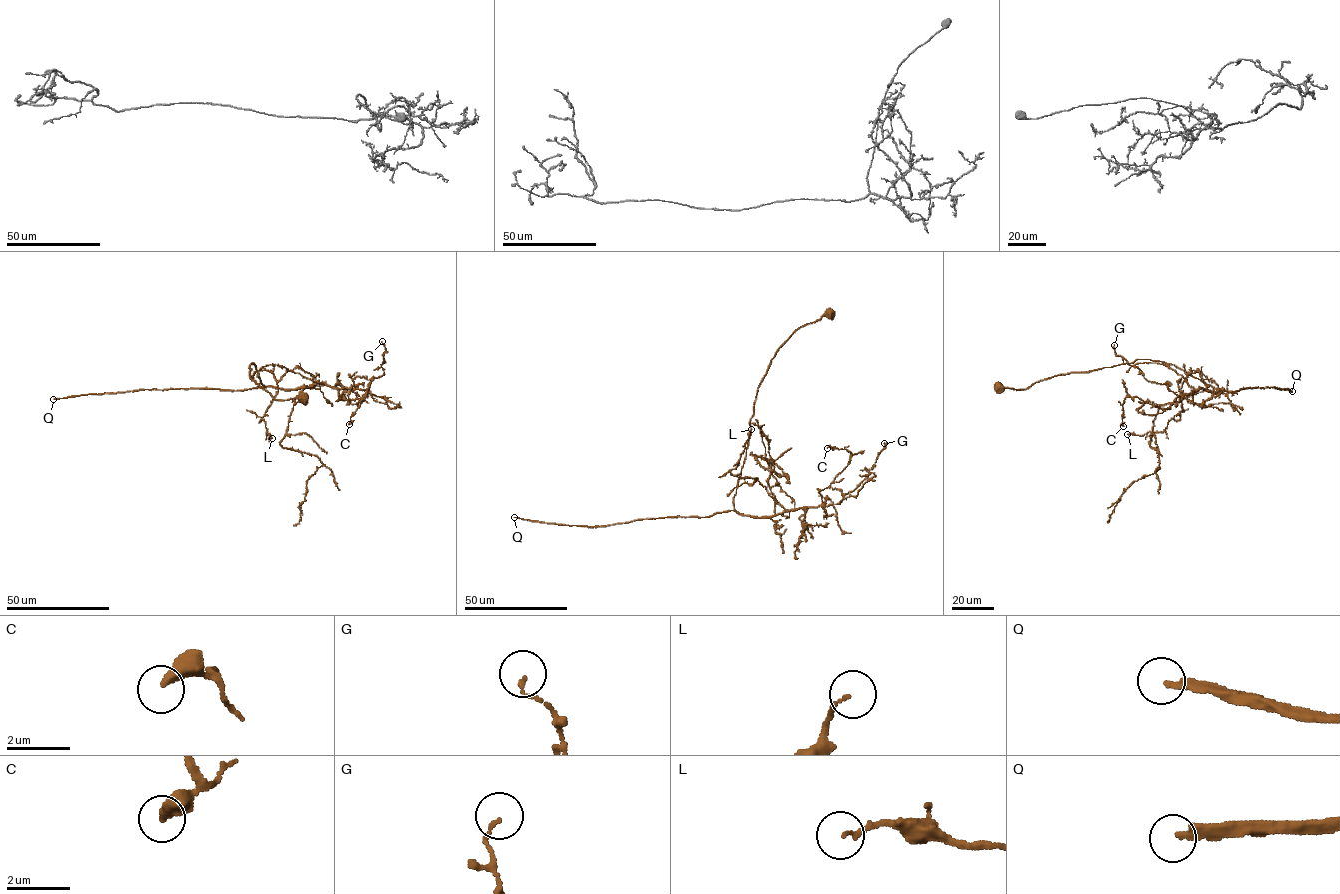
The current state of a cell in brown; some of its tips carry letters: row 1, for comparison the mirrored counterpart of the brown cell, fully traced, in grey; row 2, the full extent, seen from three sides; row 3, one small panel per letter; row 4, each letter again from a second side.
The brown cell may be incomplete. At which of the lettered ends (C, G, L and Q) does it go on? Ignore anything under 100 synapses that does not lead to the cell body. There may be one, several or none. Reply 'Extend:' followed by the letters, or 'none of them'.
Extend: Q

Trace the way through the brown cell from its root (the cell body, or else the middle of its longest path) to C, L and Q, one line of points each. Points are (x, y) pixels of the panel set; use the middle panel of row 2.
C: (829, 313), (794, 331), (759, 385), (734, 508), (770, 517), (819, 506), (819, 491), (851, 453), (827, 448)
L: (829, 313), (794, 331), (758, 388), (733, 504), (774, 516), (785, 510), (766, 488), (731, 474), (751, 429)
Q: (829, 313), (794, 331), (778, 349), (759, 385), (733, 510), (705, 517), (646, 518), (602, 526), (514, 517)

